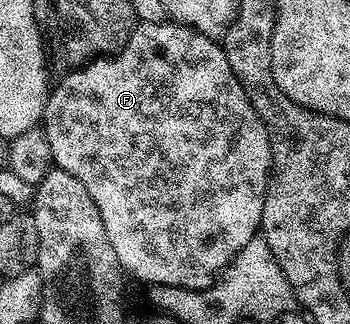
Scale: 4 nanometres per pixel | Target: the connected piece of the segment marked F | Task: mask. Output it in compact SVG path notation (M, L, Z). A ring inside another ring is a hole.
M173 20L160 24L138 22L123 50L113 56L103 56L79 65L71 74L59 80L58 87L49 91L41 125L48 136L48 146L52 148L53 165L68 172L68 176L76 176L76 180L88 188L88 196L92 196L92 204L96 204L100 220L104 220L104 232L108 232L108 240L112 240L116 260L120 260L123 270L131 279L139 278L146 282L147 287L164 284L205 290L207 286L214 285L244 244L259 233L266 186L270 182L270 137L266 125L252 108L250 97L244 92L240 80L236 80L236 72L232 72L232 64L228 64L228 56L222 51L221 45L199 30Z

